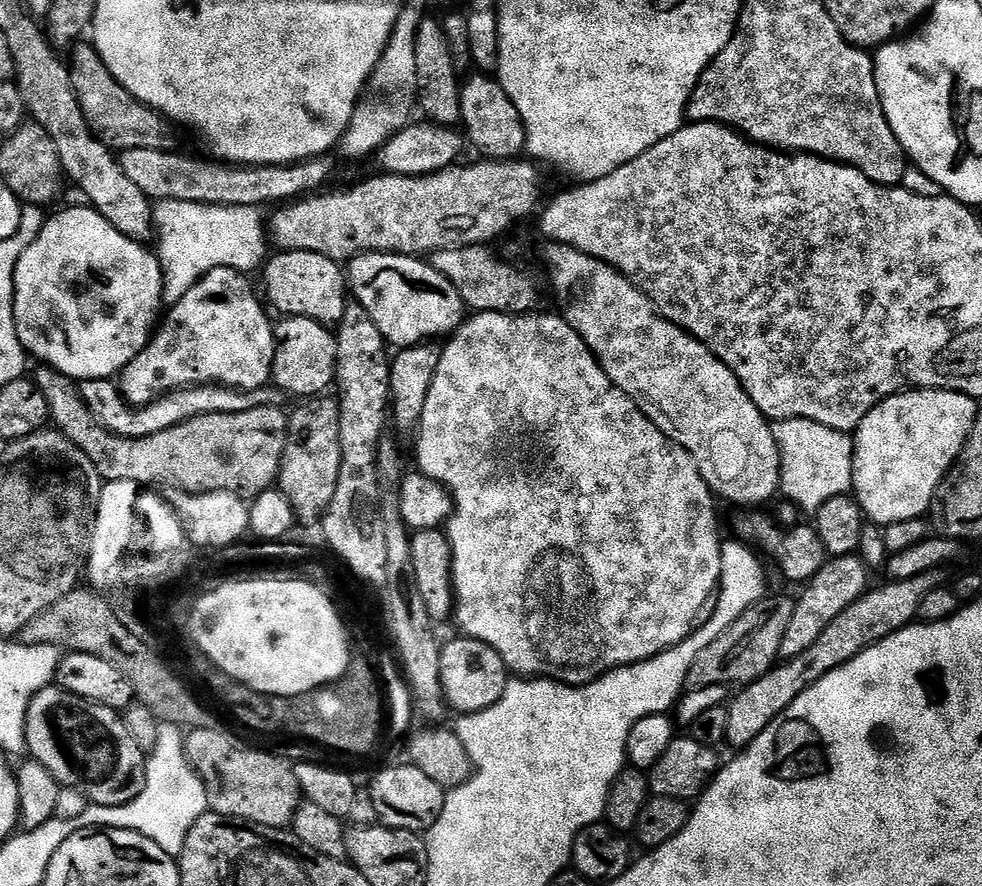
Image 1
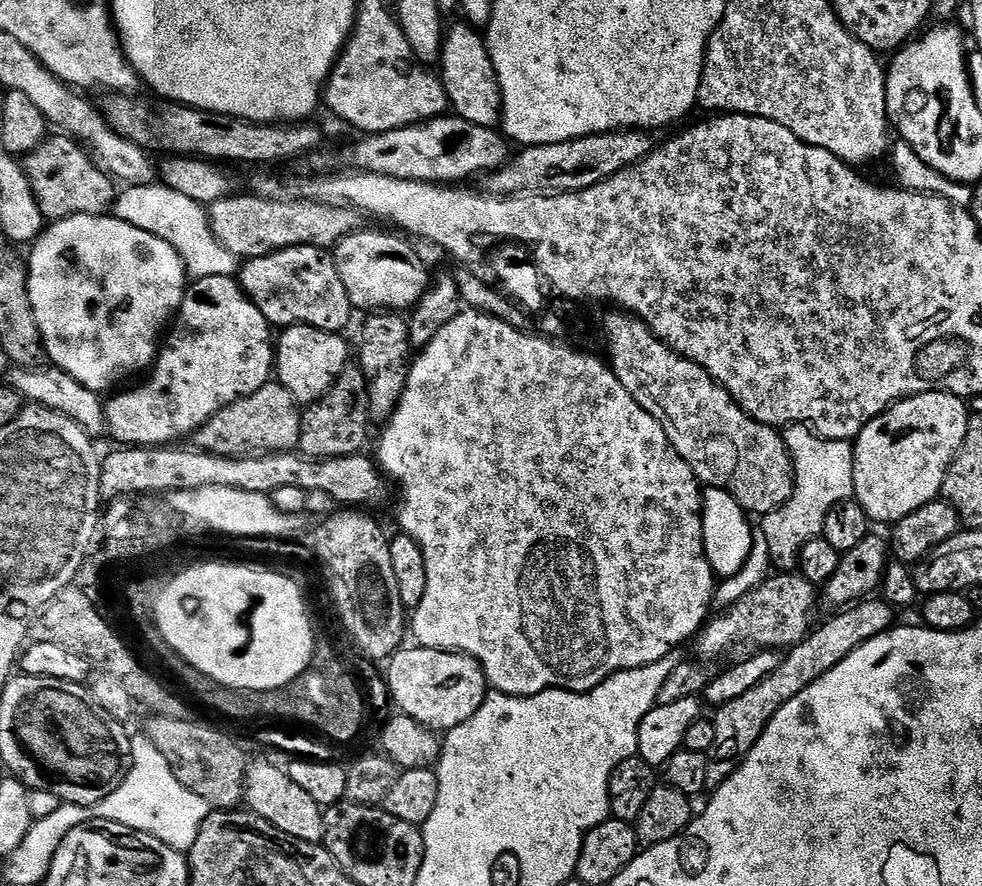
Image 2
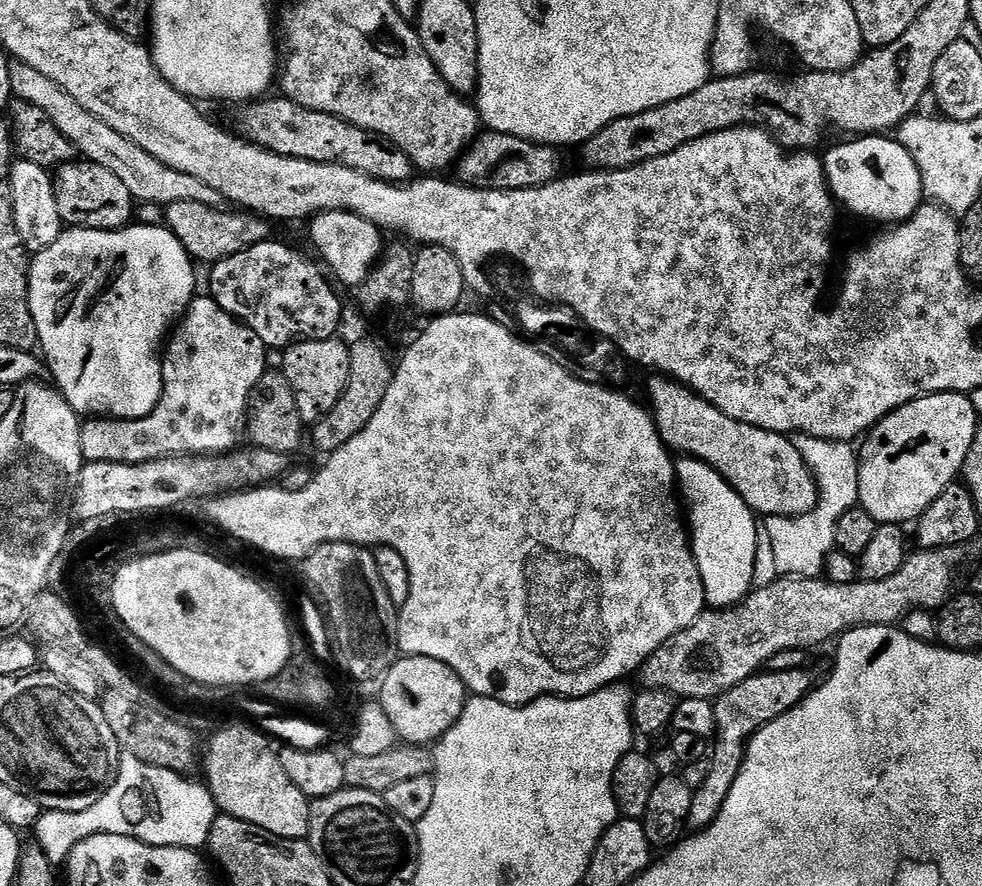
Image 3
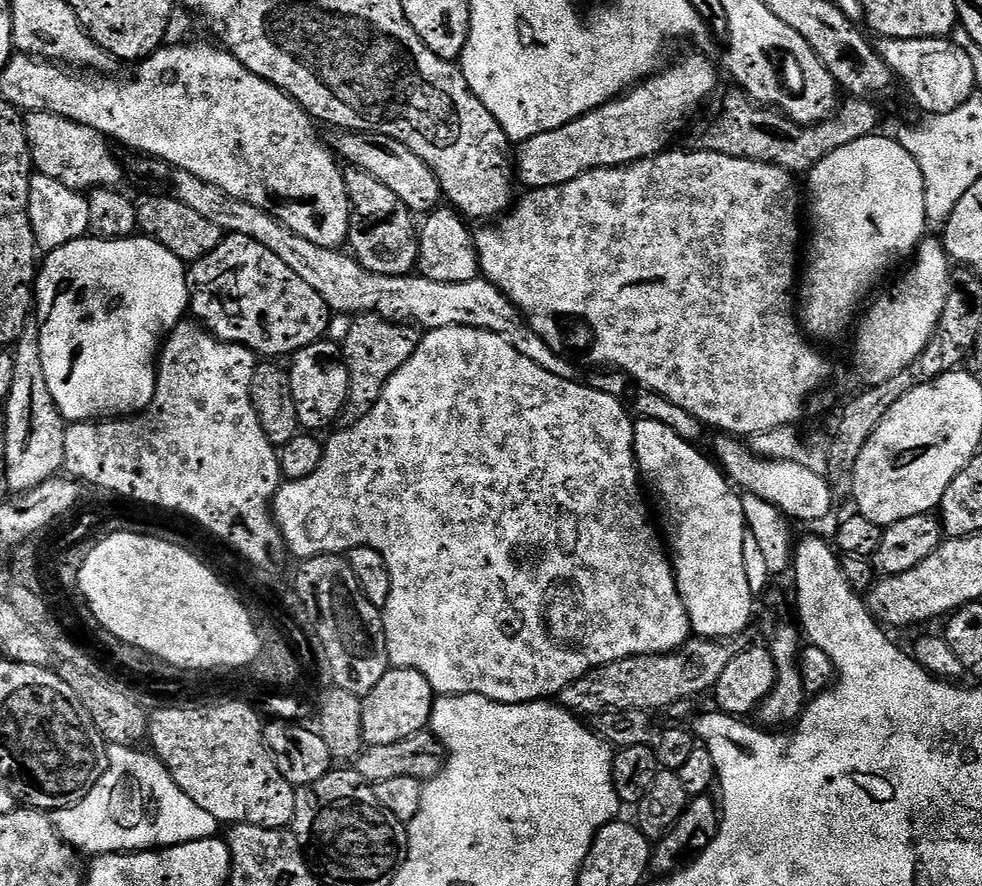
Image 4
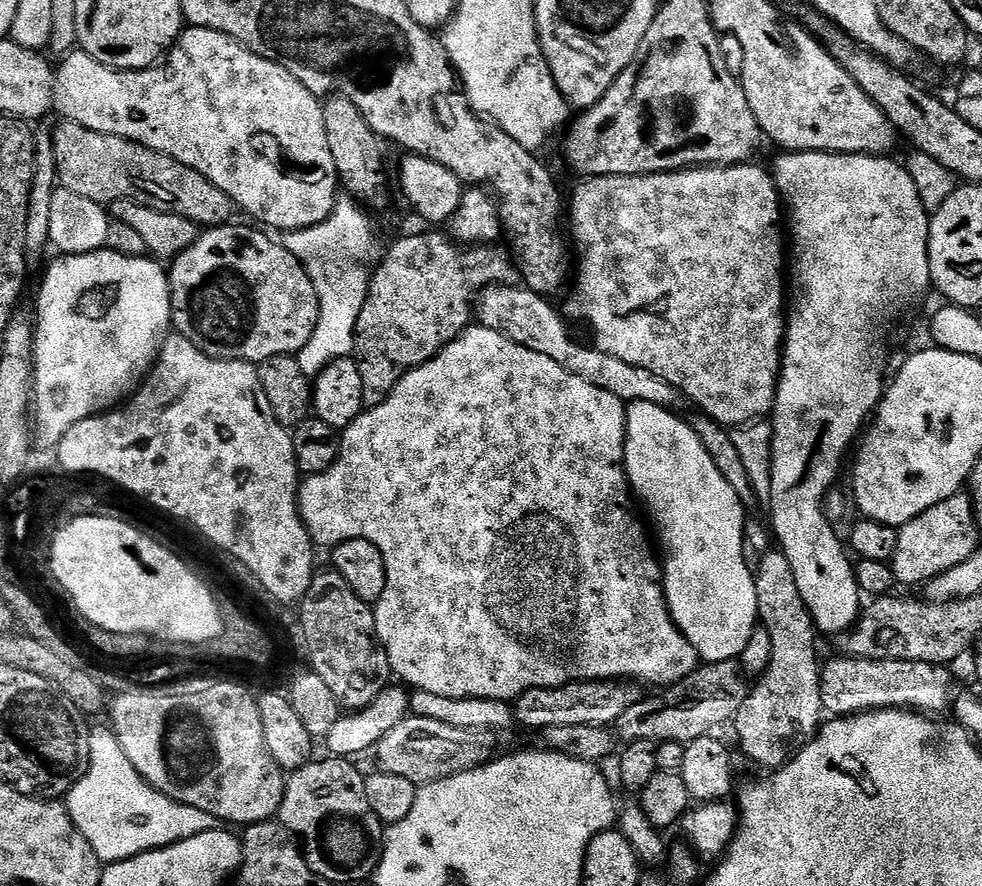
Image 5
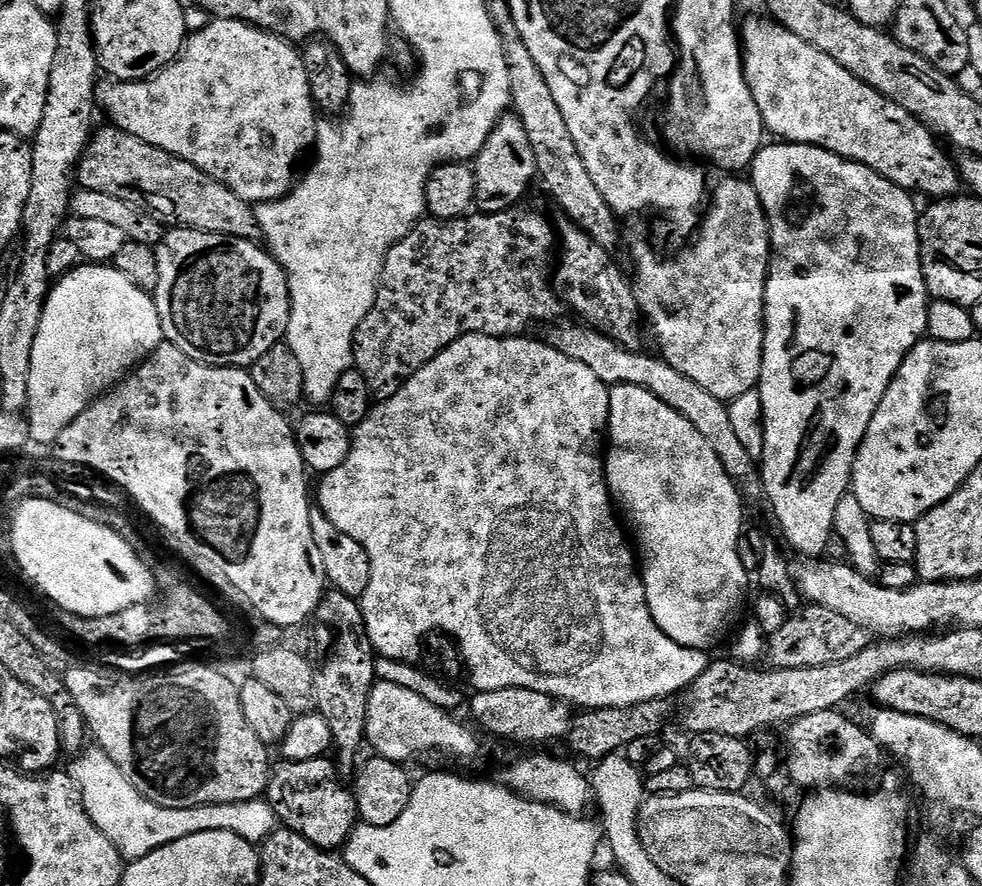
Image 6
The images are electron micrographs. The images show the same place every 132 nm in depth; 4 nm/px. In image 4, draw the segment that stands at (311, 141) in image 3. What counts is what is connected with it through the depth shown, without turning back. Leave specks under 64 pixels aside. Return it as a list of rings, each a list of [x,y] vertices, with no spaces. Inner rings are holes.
[[[340,130],[335,135],[332,144],[330,140],[331,151],[345,165],[372,175],[390,190],[394,190],[413,214],[427,214],[441,207],[442,193],[434,170],[430,170],[430,166],[426,166],[426,162],[422,162],[422,158],[418,158],[410,146],[402,146],[402,142],[377,132]]]

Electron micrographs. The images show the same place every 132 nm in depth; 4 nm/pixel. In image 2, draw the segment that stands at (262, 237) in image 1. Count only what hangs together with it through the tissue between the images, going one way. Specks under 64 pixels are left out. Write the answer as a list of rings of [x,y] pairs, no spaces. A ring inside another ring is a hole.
[[[159,182],[134,184],[125,187],[117,195],[114,215],[122,222],[130,222],[130,226],[146,234],[154,234],[154,238],[162,238],[162,242],[174,246],[184,263],[185,273],[192,280],[237,275],[238,258],[214,238],[208,221],[208,208],[186,198],[186,194],[178,194],[176,190],[170,190]]]

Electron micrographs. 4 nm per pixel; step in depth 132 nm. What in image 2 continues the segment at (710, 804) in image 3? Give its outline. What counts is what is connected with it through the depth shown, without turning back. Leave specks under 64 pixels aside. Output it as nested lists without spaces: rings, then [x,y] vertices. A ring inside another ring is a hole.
[[[865,598],[843,610],[837,611],[833,620],[828,620],[824,625],[813,627],[807,638],[787,649],[786,655],[781,659],[778,670],[770,674],[770,678],[762,678],[758,686],[746,690],[746,694],[734,698],[734,702],[726,702],[715,709],[716,716],[712,720],[716,745],[710,753],[711,763],[708,765],[708,788],[715,790],[725,784],[732,776],[734,769],[745,756],[754,750],[754,742],[762,738],[766,726],[790,702],[790,698],[798,698],[802,690],[806,690],[818,678],[830,674],[838,662],[842,662],[858,646],[870,642],[878,634],[888,631],[893,627],[892,620],[894,608],[883,598]]]

